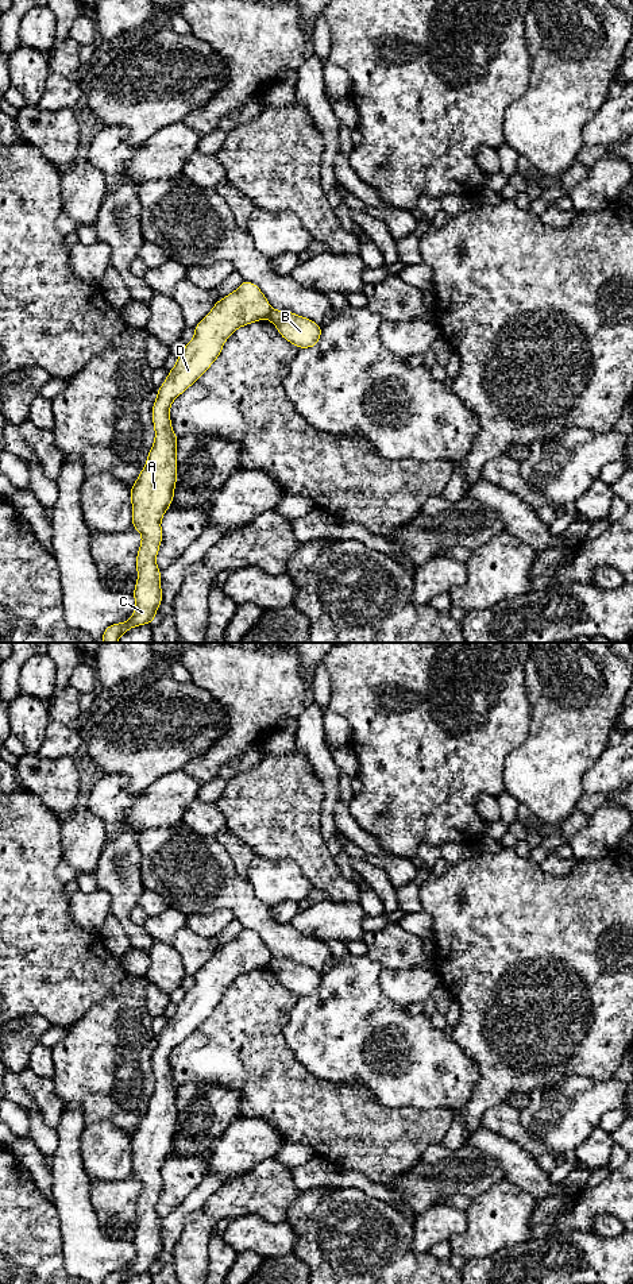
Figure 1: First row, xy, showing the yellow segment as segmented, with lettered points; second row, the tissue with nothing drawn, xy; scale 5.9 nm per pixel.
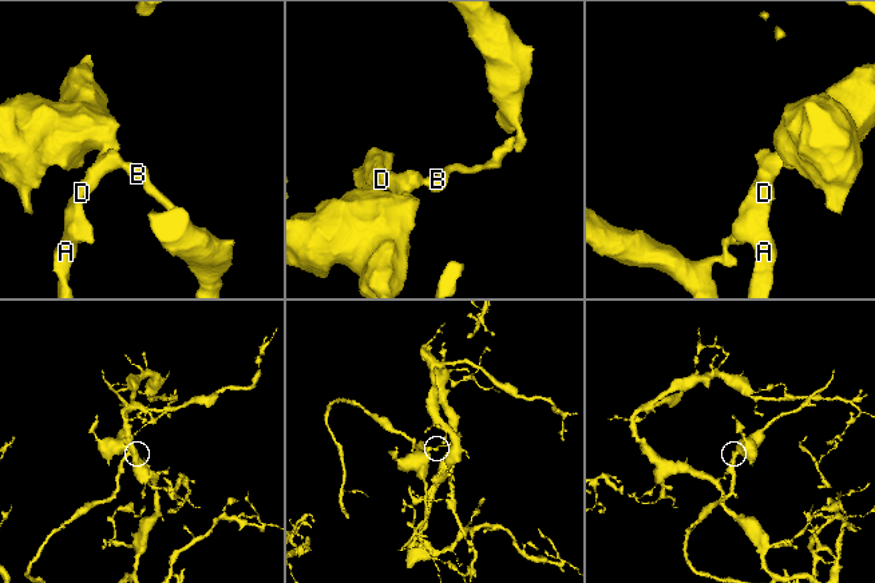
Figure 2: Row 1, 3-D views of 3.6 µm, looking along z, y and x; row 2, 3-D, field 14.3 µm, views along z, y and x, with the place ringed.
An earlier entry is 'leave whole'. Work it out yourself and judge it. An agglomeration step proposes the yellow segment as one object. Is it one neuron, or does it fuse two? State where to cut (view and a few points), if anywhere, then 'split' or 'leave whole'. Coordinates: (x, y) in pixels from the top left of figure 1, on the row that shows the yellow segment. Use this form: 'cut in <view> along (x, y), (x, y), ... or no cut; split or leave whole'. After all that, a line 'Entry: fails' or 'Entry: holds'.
cut in xy along (273, 309), (266, 317); split
Entry: fails

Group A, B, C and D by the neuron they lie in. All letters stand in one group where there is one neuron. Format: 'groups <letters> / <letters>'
groups A C D / B

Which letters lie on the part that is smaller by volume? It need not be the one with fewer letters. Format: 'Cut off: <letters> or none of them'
Cut off: A, C, D

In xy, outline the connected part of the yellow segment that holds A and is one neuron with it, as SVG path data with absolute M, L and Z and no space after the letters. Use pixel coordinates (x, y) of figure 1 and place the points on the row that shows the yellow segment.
M248 281L219 300L212 311L193 328L194 338L185 343L177 365L158 389L153 405L155 440L147 462L131 486L132 528L142 535L136 555L138 581L132 595L136 602L131 618L109 625L103 643L117 643L134 626L153 622L163 601L161 570L155 563L163 537L161 520L173 502L177 483L177 443L170 420L171 402L193 385L217 359L225 340L239 328L267 319L273 311L260 289Z

